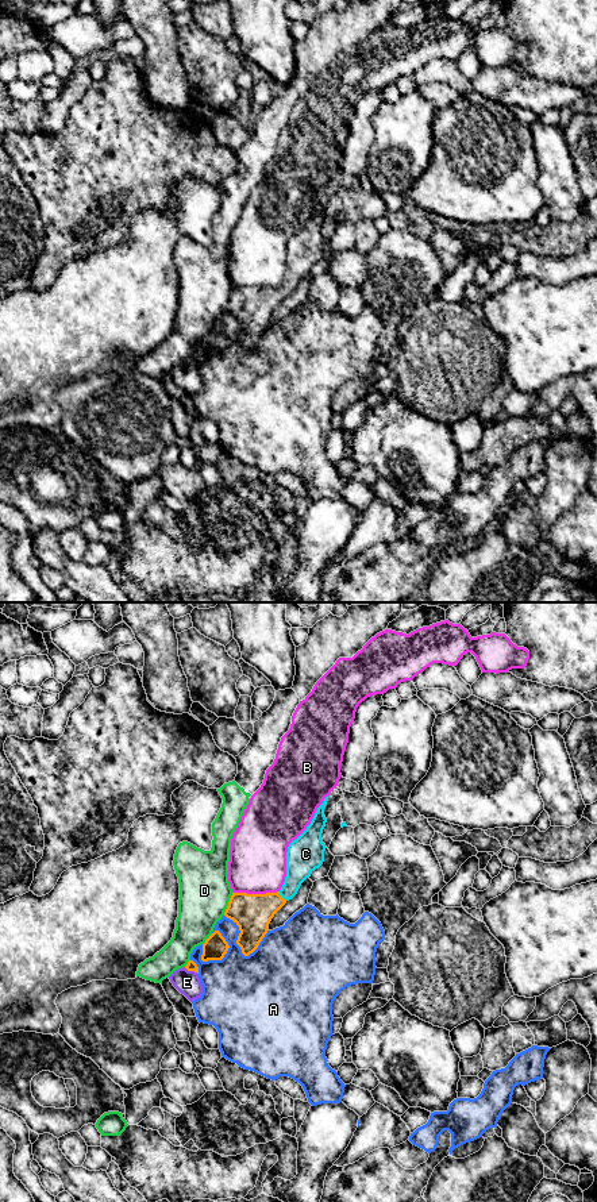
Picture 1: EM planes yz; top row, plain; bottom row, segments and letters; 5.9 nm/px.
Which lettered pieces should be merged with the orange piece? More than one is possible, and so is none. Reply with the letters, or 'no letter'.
C

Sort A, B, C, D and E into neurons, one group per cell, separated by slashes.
A / B / C / D / E

